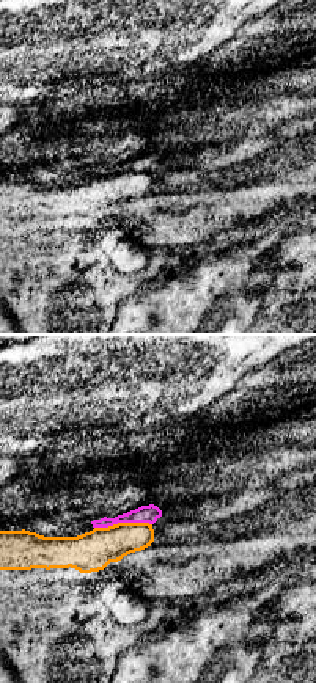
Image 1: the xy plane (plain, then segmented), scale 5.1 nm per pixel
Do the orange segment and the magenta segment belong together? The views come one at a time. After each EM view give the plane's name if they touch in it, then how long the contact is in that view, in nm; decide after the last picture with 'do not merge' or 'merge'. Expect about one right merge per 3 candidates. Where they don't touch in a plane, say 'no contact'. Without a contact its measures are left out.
meets orange in xy; contact 300 nm long

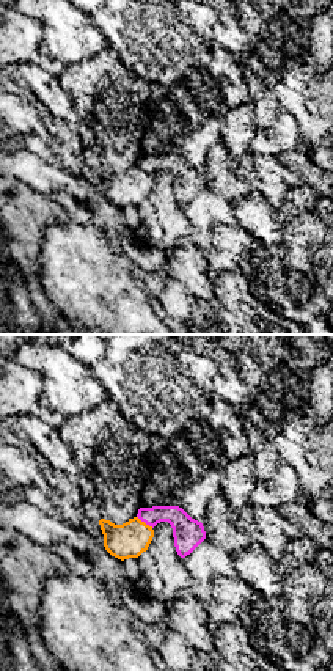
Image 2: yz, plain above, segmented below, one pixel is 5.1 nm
meets orange in yz; contact 110 nm long

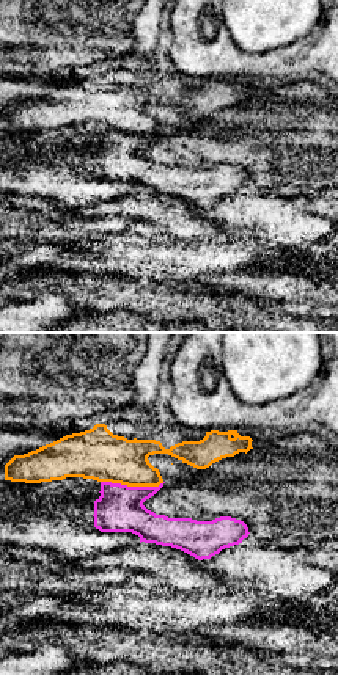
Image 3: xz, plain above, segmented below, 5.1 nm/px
meets orange in xz; contact 320 nm long

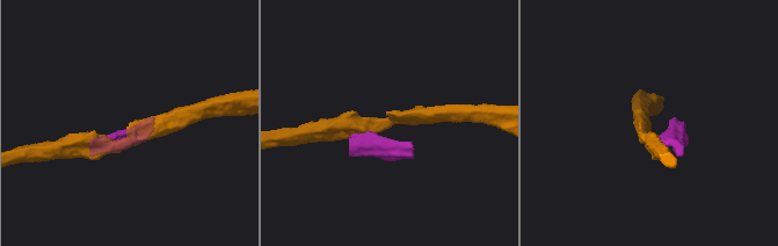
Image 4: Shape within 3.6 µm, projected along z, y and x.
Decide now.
do not merge

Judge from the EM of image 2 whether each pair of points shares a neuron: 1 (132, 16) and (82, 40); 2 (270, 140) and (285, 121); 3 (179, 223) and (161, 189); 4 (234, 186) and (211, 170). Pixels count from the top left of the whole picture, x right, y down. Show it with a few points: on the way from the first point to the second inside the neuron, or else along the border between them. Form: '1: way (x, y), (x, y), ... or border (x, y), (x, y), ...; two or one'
1: border (90, 16), (91, 22), (110, 44); two
2: way (275, 135), (285, 126); one
3: way (171, 216), (162, 197); one
4: way (228, 184), (217, 173); one

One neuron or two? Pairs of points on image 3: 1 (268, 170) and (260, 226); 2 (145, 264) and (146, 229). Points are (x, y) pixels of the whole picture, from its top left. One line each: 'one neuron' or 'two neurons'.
1: two neurons
2: one neuron

